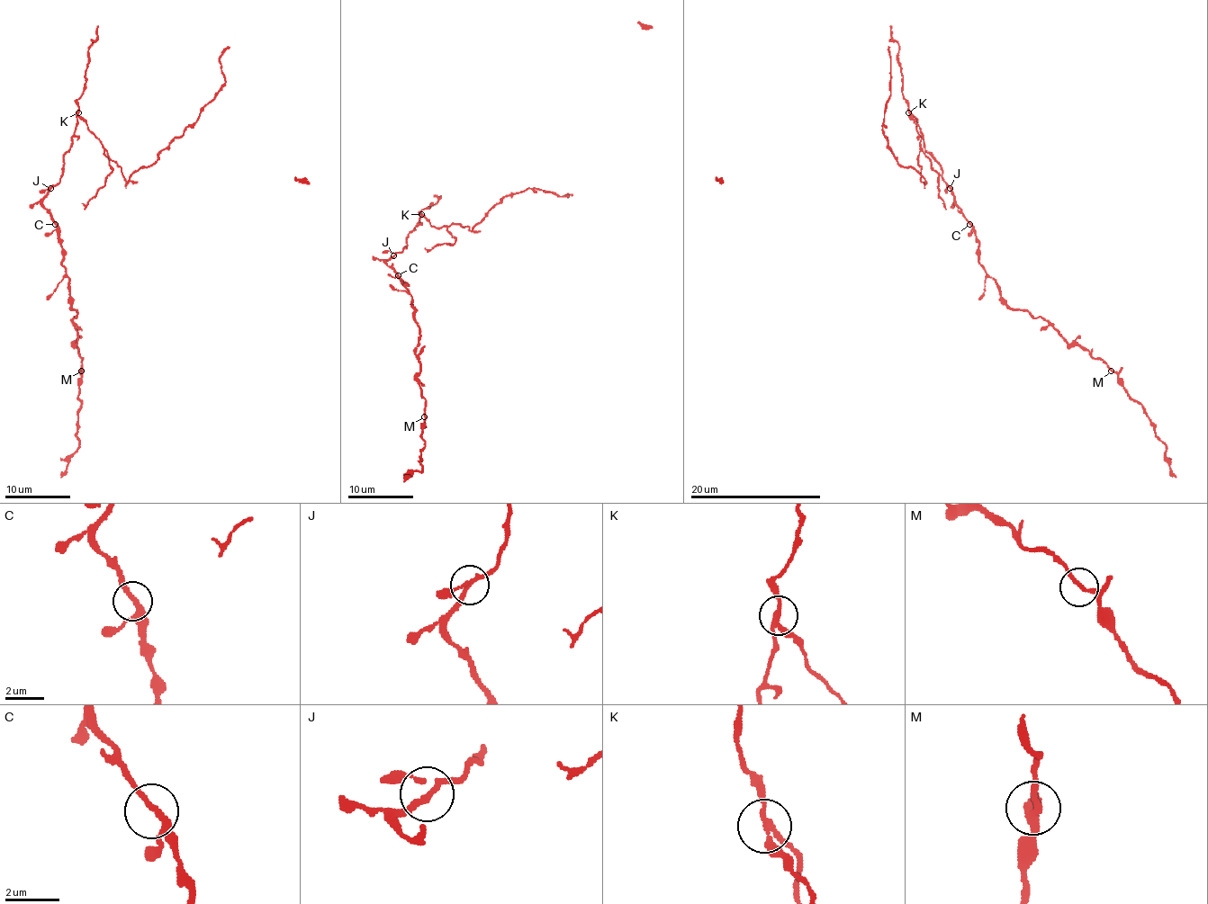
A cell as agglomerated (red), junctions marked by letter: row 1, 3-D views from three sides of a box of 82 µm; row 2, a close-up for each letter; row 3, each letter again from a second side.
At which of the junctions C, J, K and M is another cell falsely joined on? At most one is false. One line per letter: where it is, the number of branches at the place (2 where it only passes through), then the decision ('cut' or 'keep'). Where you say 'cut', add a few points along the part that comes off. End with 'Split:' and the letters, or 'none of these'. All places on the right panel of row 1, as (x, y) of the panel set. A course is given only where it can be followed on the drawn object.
C: place (969, 224); branches 3; keep
J: place (950, 188); branches 3; keep
K: place (908, 112); branches 3; cut
M: place (1111, 371); branches 3; keep
Split: K

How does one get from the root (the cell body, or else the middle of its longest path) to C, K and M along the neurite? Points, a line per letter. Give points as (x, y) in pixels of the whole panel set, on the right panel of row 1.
C: (933, 157), (940, 165), (942, 177), (956, 206), (969, 224)
K: (933, 157), (925, 149), (924, 138), (917, 131), (917, 120), (909, 111)
M: (933, 157), (972, 228), (979, 262), (1000, 298), (1044, 318), (1111, 371)

